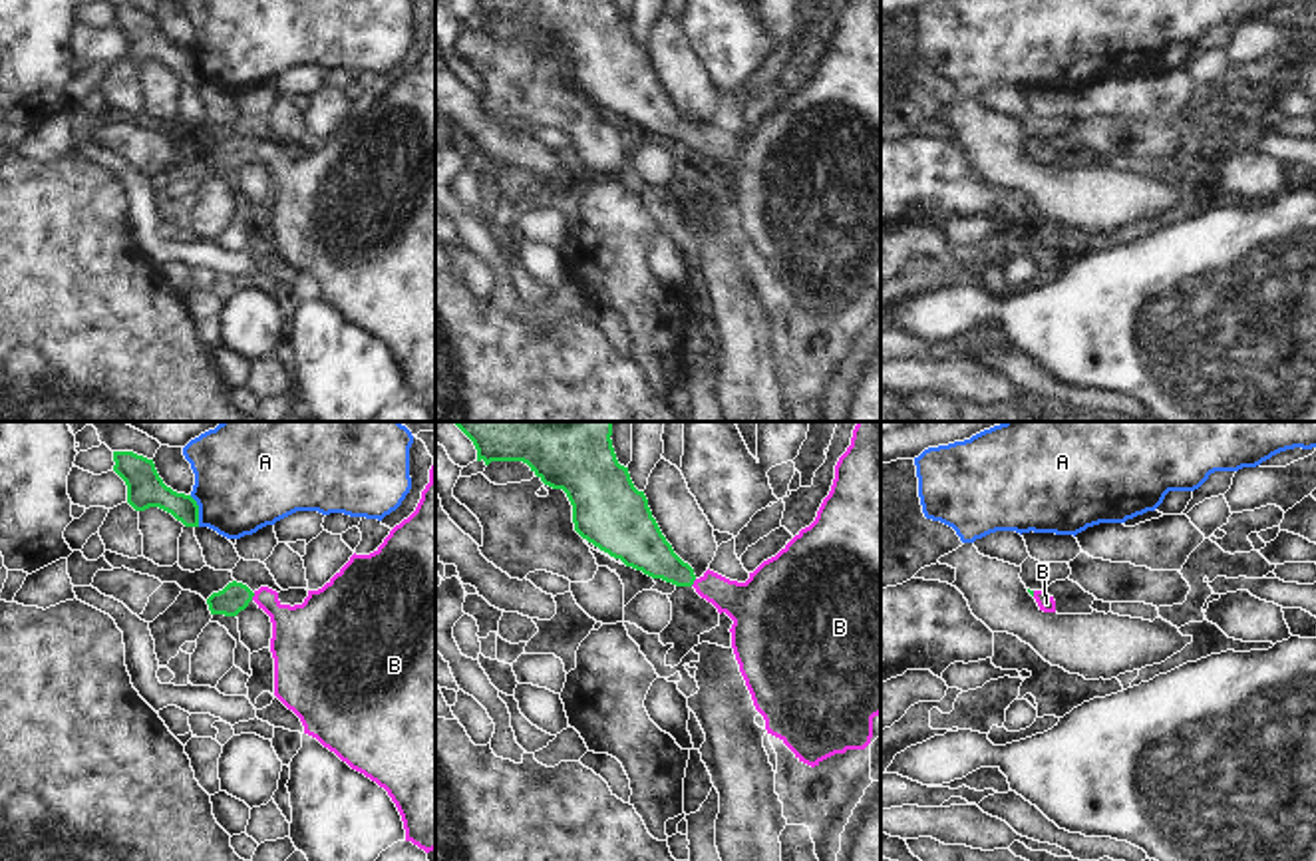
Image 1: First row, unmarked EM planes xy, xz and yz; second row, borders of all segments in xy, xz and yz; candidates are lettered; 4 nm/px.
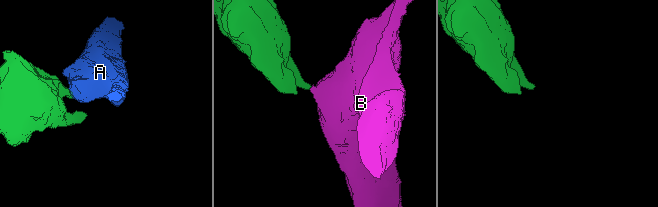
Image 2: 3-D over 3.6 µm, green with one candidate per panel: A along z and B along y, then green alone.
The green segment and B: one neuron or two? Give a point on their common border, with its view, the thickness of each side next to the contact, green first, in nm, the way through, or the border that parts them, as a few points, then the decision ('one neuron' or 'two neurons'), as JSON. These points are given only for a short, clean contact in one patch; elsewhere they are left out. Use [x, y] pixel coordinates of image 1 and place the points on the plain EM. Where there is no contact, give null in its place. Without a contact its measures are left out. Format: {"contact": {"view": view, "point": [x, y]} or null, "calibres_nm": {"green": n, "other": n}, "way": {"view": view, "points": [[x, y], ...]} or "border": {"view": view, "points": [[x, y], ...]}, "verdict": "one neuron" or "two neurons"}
{"contact": {"view": "xy", "point": [253, 150]}, "calibres_nm": {"green": 120, "other": 240}, "way": {"view": "xy", "points": [[235, 152], [253, 150], [263, 152], [301, 189]]}, "verdict": "one neuron"}

